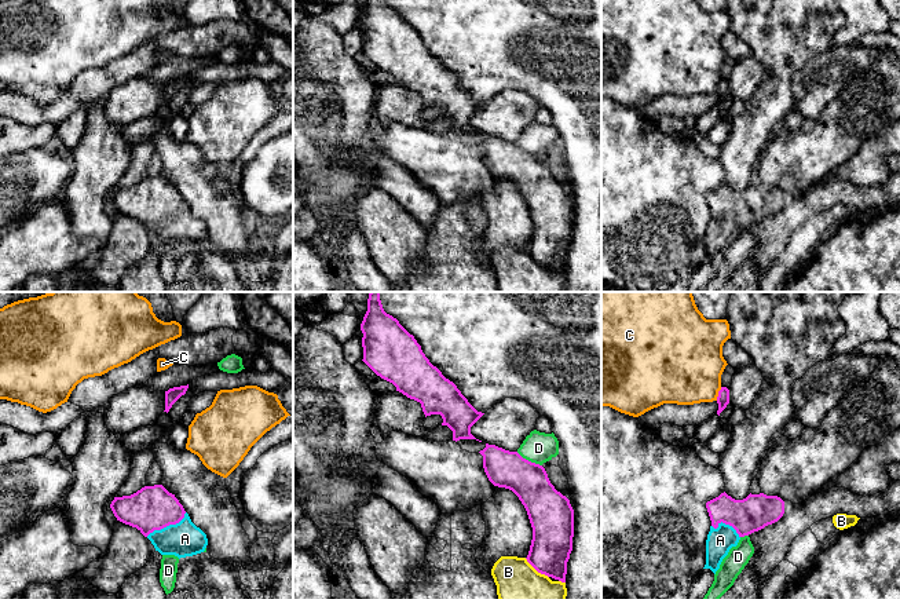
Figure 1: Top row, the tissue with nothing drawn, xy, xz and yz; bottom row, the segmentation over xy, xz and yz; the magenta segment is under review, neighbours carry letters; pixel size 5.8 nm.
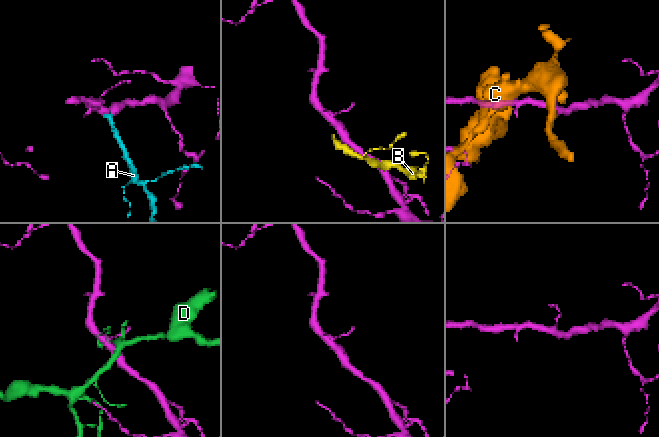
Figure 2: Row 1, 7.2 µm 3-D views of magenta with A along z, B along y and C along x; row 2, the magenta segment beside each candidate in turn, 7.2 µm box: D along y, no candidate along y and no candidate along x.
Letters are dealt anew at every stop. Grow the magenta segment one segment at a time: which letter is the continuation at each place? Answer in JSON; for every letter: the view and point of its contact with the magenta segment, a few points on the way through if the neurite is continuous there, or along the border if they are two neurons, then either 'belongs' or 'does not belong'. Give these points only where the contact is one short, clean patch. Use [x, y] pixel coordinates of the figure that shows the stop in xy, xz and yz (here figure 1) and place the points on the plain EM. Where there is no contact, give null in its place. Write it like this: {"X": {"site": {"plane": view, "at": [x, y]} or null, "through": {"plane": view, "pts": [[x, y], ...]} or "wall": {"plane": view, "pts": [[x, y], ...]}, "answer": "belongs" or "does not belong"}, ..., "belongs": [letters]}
{"A": {"site": {"plane": "xy", "at": [167, 216]}, "through": {"plane": "xy", "pts": [[150, 200], [167, 216], [185, 230]]}, "answer": "belongs"}, "B": {"site": {"plane": "xz", "at": [537, 262]}, "answer": "does not belong"}, "C": {"site": {"plane": "yz", "at": [719, 86]}, "answer": "does not belong"}, "D": {"site": {"plane": "xz", "at": [527, 152]}, "wall": {"plane": "xz", "pts": [[516, 143], [541, 157]]}, "answer": "does not belong"}, "belongs": ["A"]}

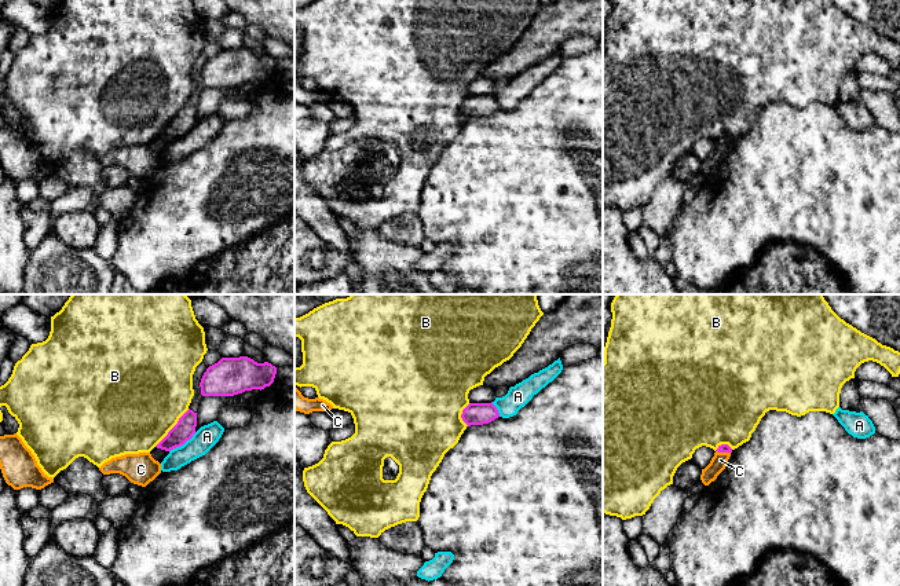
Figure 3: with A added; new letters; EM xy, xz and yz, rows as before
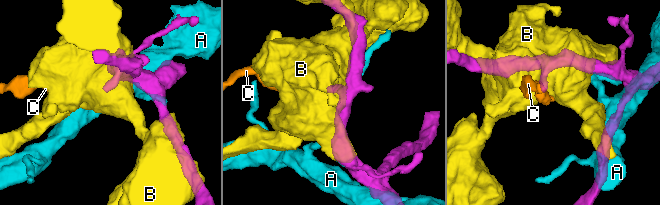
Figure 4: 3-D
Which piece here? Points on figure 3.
{"A": {"site": {"plane": "xy", "at": [182, 136]}, "answer": "does not belong"}, "B": {"site": {"plane": "xy", "at": [172, 120]}, "answer": "does not belong"}, "C": {"site": {"plane": "yz", "at": [723, 143]}, "wall": {"plane": "yz", "pts": [[716, 142], [730, 145]]}, "answer": "does not belong"}, "belongs": []}

